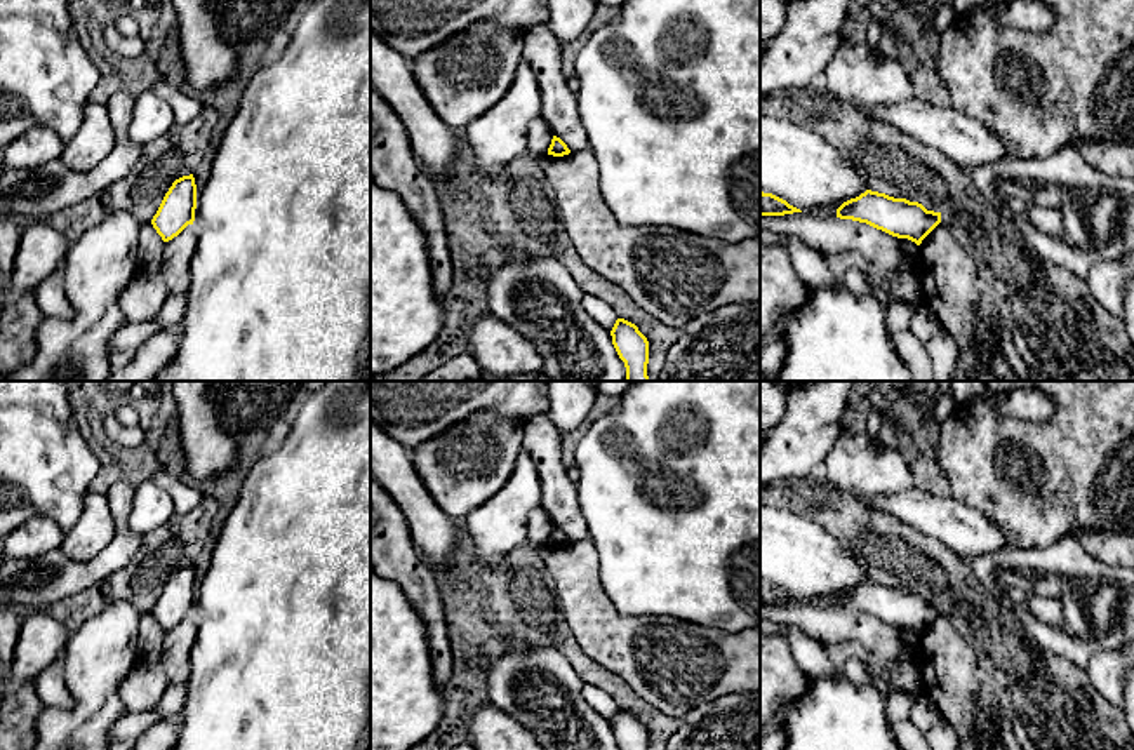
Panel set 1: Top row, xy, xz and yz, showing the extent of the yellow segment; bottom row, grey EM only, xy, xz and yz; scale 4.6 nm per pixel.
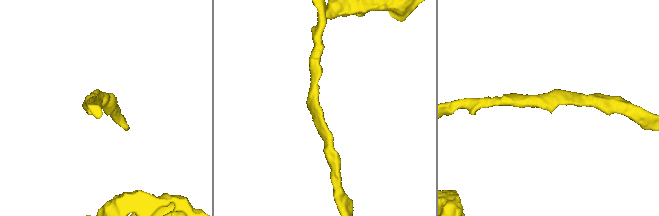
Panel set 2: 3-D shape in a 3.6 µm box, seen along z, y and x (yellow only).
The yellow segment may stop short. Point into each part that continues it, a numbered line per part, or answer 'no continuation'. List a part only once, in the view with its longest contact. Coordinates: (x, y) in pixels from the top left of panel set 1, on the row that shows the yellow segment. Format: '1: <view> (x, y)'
no continuation

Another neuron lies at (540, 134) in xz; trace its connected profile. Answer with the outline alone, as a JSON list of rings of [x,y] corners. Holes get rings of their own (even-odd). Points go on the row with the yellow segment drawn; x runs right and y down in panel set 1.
[[[541,117],[529,124],[529,151],[536,155],[548,153],[553,139],[550,124]]]

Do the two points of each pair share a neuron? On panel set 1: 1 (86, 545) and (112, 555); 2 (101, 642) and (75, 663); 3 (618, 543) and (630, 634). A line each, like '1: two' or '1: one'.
1: two
2: one
3: two

